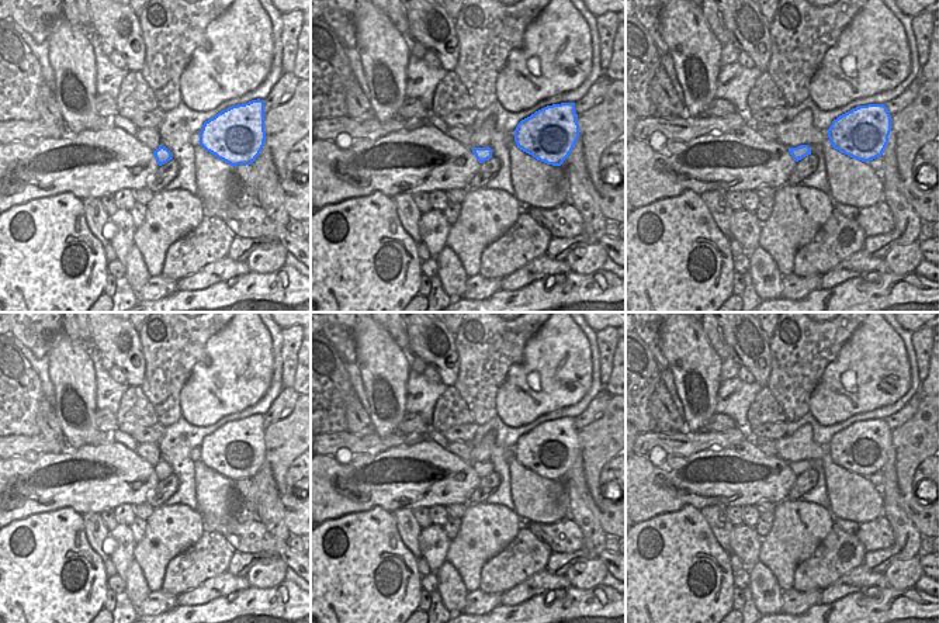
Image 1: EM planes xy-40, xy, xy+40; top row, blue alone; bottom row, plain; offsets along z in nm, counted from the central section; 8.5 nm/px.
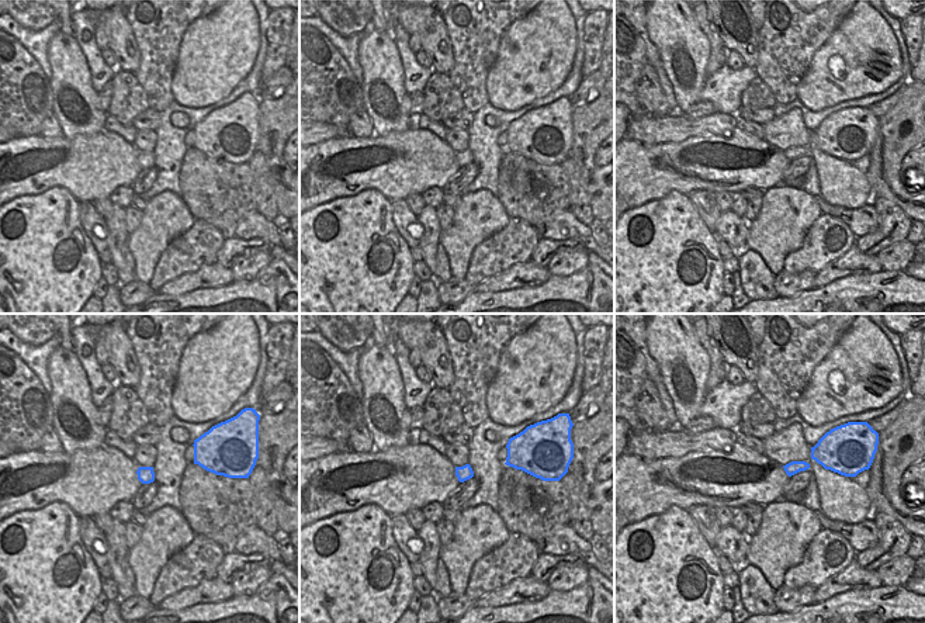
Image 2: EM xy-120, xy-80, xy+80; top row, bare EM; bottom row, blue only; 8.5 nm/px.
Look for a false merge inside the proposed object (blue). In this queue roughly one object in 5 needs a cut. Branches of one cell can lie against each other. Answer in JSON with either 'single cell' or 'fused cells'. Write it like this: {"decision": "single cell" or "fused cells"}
{"decision": "single cell"}

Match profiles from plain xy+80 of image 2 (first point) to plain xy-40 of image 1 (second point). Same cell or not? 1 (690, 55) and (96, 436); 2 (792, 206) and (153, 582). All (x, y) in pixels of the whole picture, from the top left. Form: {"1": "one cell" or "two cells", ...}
{"1": "one cell", "2": "one cell"}

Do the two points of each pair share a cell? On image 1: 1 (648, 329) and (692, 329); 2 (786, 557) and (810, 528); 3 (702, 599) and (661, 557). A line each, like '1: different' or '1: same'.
1: different
2: same
3: same

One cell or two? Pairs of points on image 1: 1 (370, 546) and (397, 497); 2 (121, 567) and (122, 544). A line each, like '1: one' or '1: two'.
1: two
2: one

